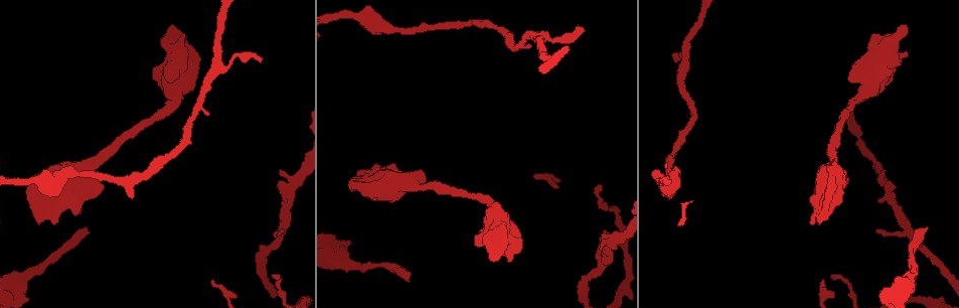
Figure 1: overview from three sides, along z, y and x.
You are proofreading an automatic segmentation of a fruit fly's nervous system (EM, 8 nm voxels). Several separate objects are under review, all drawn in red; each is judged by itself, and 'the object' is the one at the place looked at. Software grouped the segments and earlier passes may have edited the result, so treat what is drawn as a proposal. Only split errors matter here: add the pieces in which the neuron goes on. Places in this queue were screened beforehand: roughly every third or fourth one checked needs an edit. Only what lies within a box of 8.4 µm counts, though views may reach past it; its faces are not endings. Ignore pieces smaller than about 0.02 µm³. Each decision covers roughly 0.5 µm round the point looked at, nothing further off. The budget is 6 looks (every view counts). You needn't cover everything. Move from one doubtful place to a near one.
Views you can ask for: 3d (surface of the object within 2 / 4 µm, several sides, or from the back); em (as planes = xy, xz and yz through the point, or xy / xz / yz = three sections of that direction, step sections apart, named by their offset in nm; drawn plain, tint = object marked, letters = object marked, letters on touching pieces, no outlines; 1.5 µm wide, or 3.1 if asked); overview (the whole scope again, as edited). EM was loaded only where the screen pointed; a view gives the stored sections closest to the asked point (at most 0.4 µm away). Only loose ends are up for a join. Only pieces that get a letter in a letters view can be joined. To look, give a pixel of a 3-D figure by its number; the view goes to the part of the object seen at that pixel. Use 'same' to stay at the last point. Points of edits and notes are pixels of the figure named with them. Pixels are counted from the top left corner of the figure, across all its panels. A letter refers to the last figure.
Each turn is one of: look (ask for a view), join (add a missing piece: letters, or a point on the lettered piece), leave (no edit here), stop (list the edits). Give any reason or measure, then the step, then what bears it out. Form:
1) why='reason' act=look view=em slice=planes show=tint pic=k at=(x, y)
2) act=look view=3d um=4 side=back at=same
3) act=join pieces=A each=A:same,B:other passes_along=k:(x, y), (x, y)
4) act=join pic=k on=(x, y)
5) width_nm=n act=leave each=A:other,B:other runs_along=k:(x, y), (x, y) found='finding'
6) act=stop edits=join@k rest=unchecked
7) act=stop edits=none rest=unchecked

why='branch stops here' act=look view=3d um=4 pic=1 at=(601, 240)

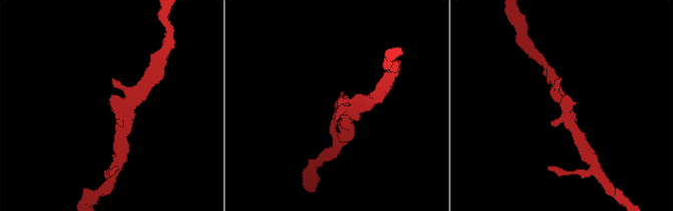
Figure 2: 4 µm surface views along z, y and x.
arm_widths_nm=200,220 act=look view=em slice=planes show=letters pic=2 at=(563, 94)

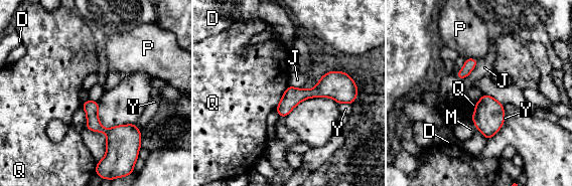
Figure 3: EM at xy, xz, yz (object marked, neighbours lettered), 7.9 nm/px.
longest_contact=Q:220nm act=join pieces=Y each=D:other,J:other,M:other,P:other,Q:other,Y:same found='the neuron continues'

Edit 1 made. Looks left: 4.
act=look view=overview

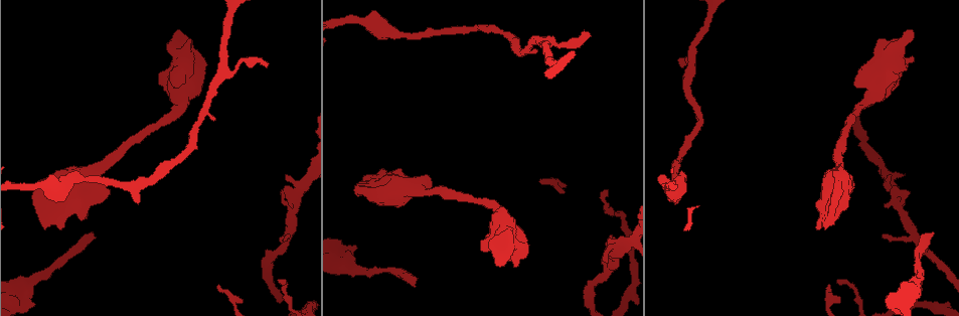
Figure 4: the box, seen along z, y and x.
act=look view=em slice=planes show=letters pic=4 at=(816, 226)

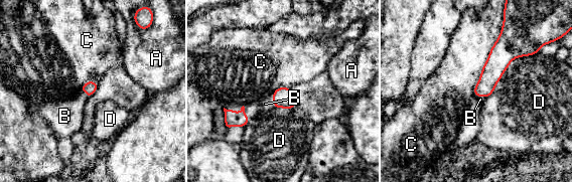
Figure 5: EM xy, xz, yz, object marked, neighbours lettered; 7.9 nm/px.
longest_contact=C:600nm act=join pieces=B each=A:other,B:same,C:other,D:other passes_along=5:(232, 118), (241, 110), (265, 104) found='it goes on there'

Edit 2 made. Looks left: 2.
act=stop edits=join@3,join@5 rest=unchecked

